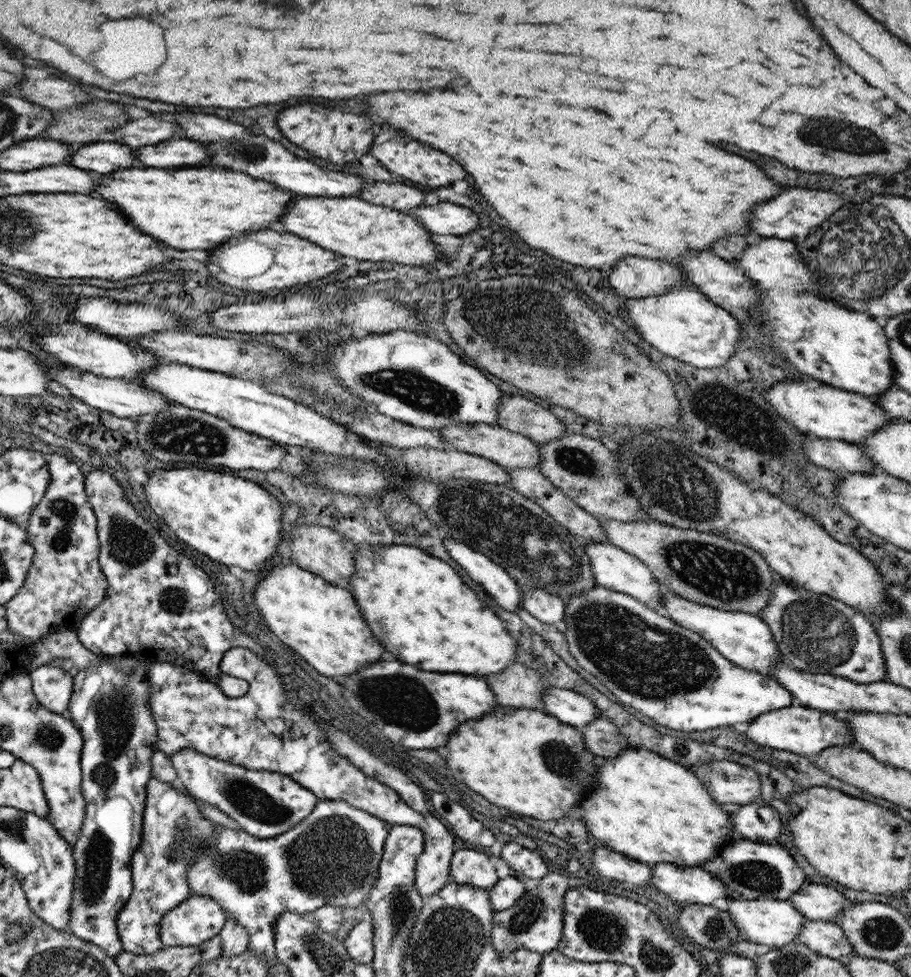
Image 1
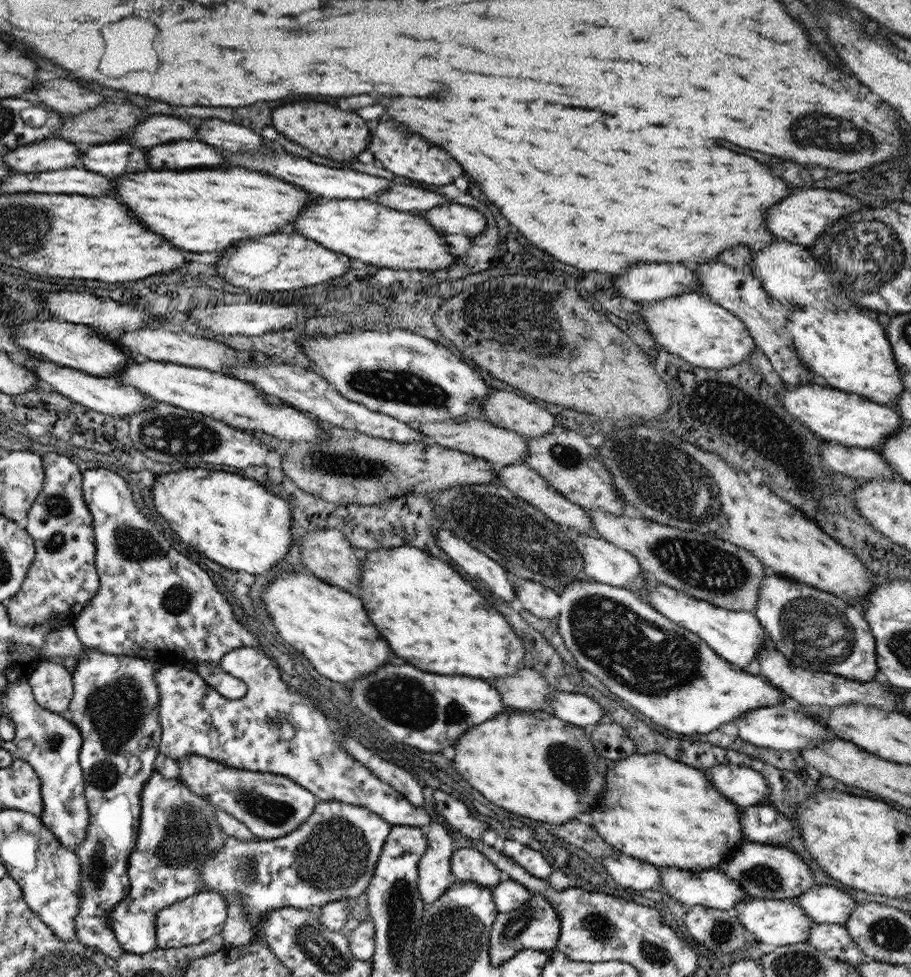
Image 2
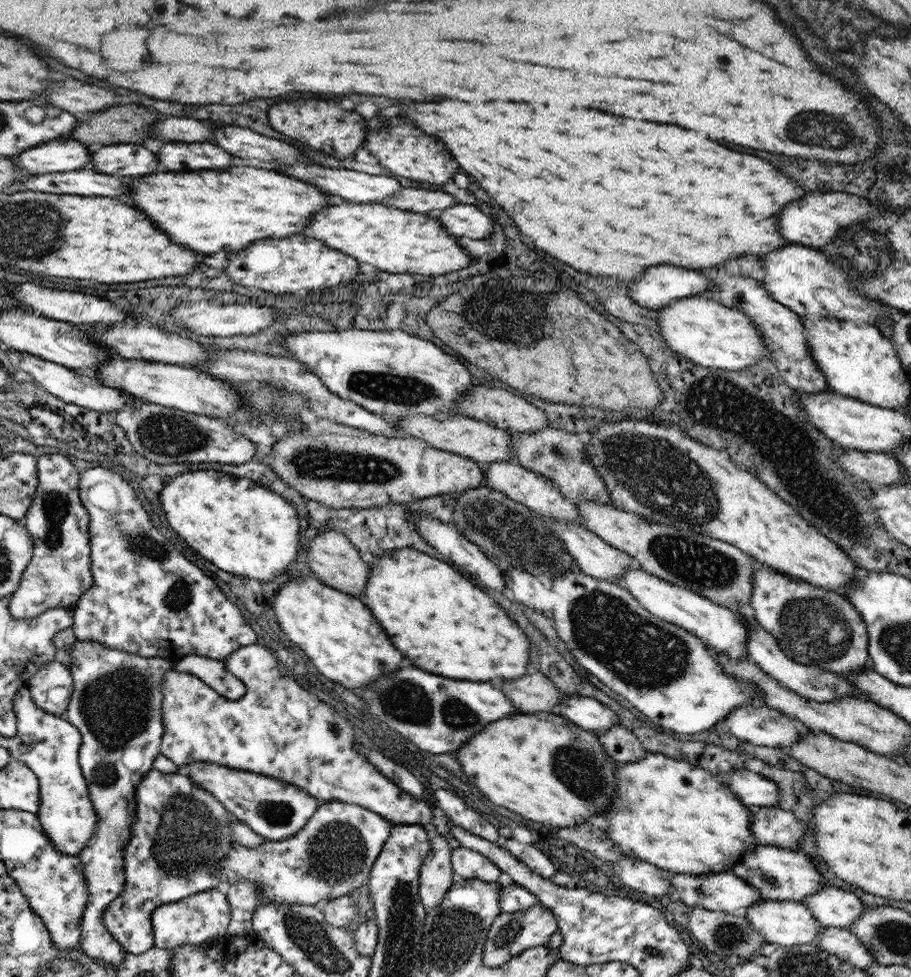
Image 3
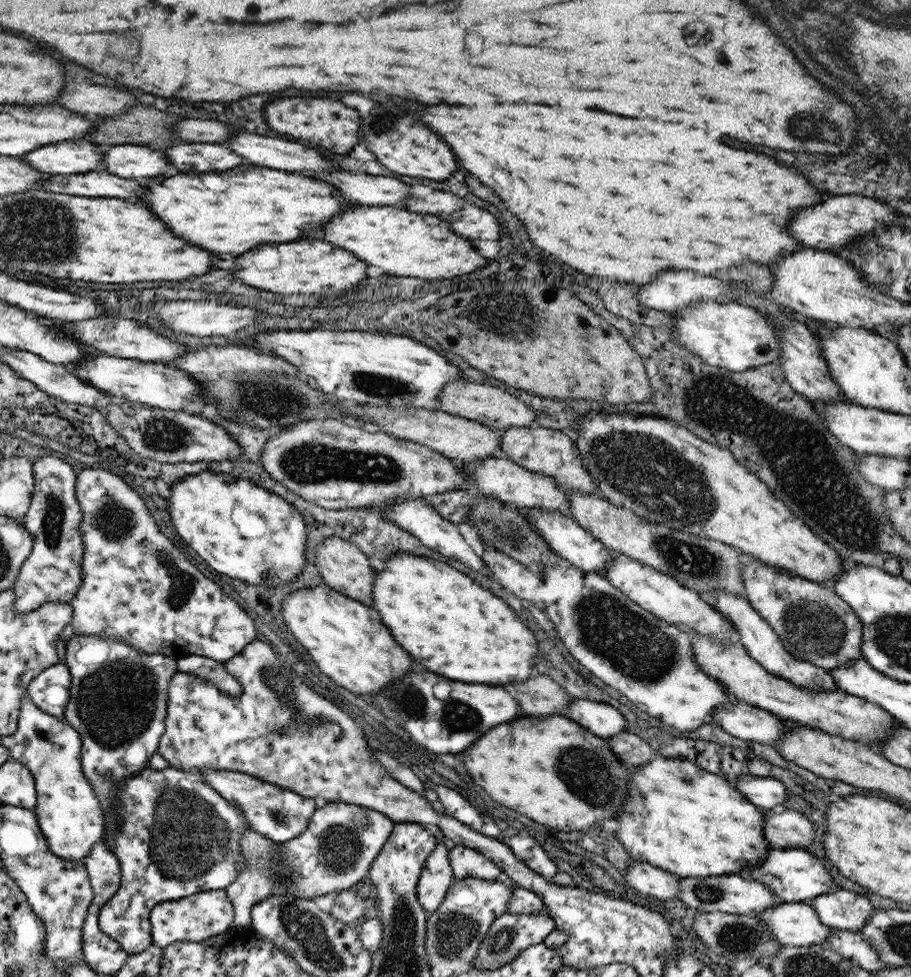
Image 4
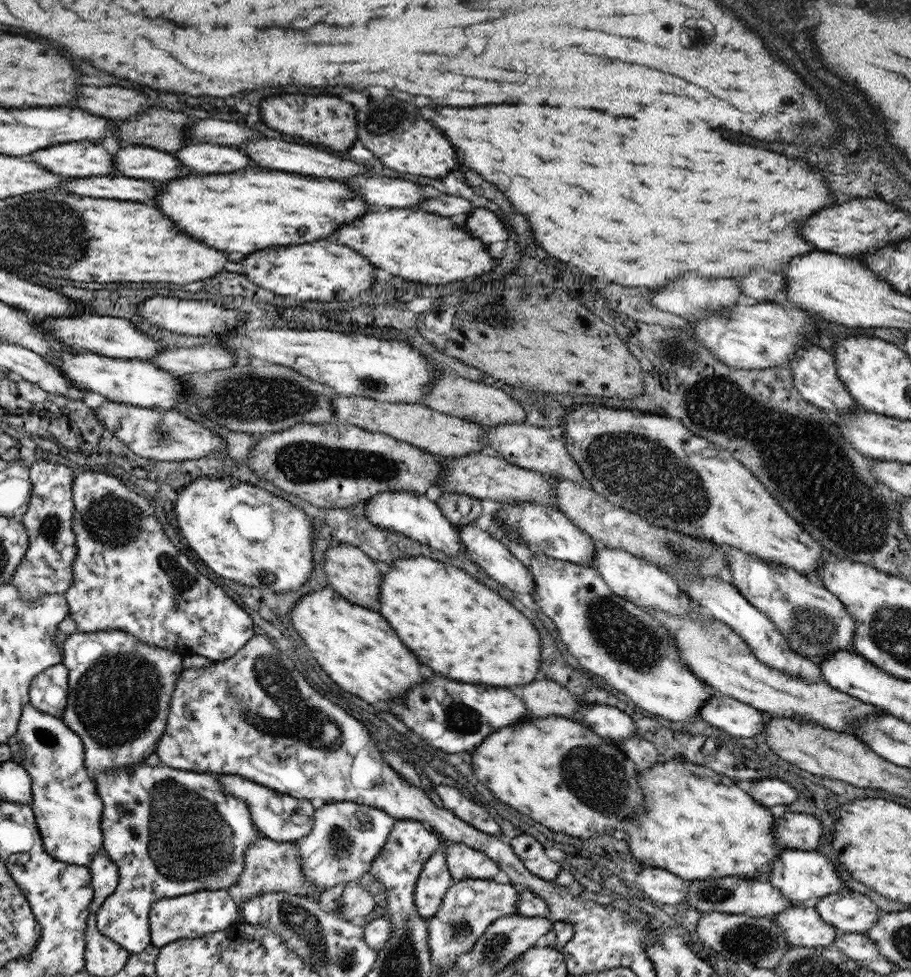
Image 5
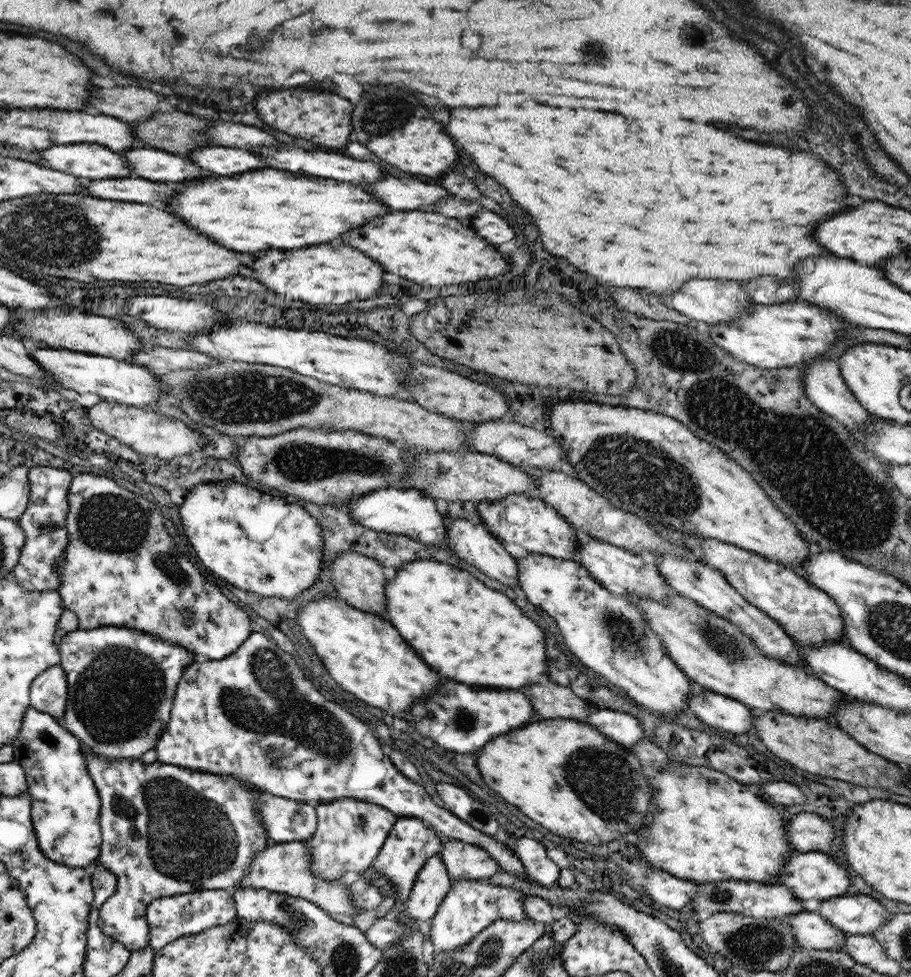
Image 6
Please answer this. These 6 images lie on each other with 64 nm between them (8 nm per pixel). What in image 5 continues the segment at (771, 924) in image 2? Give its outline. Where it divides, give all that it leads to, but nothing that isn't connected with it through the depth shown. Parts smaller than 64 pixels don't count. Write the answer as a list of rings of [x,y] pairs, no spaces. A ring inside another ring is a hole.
[[[796,903],[770,919],[783,932],[790,947],[830,948],[838,933],[813,908],[802,908]]]

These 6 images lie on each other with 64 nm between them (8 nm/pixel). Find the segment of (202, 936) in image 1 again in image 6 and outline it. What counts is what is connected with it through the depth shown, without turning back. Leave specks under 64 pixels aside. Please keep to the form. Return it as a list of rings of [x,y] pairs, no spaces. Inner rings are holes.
[[[217,889],[187,893],[156,899],[146,910],[146,922],[150,926],[148,945],[155,951],[181,937],[199,935],[217,926],[223,926],[237,918],[234,898],[230,891]]]

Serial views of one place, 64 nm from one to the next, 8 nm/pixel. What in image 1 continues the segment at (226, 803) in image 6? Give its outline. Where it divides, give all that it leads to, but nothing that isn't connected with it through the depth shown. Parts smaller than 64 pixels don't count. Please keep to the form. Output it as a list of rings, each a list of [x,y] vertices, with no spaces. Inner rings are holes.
[[[150,779],[146,784],[145,810],[142,816],[142,840],[130,860],[133,890],[119,912],[115,927],[119,928],[122,947],[137,955],[151,954],[162,948],[162,918],[171,908],[190,897],[188,868],[201,857],[206,840],[211,840],[216,824],[203,816],[195,798],[177,784]]]

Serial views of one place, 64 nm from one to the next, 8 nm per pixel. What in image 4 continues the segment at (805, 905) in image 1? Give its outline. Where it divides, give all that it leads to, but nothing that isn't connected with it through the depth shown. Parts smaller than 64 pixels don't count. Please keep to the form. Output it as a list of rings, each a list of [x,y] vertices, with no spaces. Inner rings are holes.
[[[839,888],[815,896],[809,906],[823,926],[841,931],[859,931],[874,912],[865,896]]]

